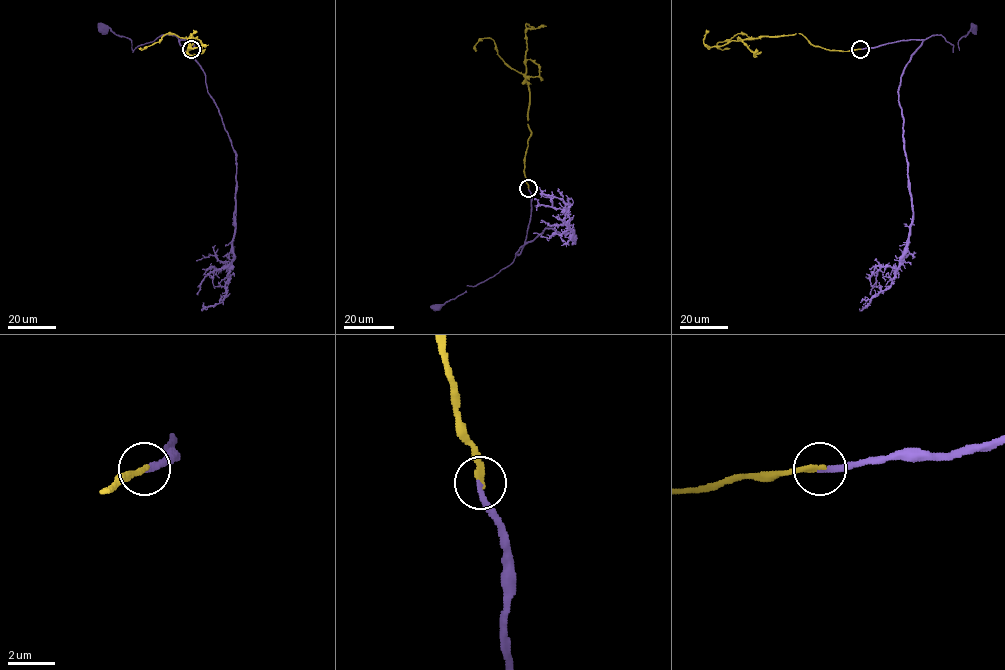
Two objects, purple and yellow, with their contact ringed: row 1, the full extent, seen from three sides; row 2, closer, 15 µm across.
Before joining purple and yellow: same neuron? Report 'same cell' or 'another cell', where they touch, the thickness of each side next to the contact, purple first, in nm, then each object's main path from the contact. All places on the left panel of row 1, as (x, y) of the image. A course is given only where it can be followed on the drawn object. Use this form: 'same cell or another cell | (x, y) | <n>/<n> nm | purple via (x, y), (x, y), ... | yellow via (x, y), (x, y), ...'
same cell | (191, 49) | 240/240 nm | purple via (191, 49), (194, 45), (189, 40), (180, 40), (166, 34), (134, 49), (128, 38), (103, 28) | yellow via (191, 49), (187, 51), (193, 43), (190, 33), (189, 38), (167, 33), (159, 41), (141, 48)

